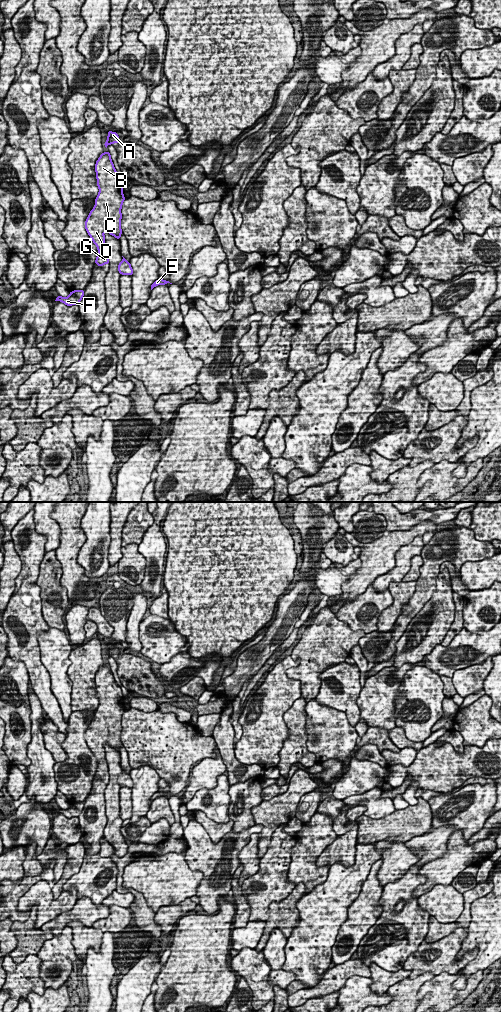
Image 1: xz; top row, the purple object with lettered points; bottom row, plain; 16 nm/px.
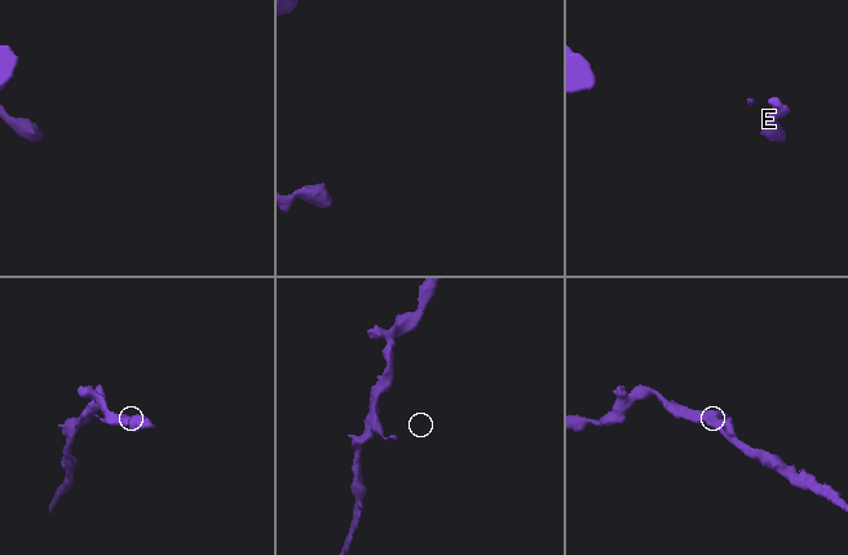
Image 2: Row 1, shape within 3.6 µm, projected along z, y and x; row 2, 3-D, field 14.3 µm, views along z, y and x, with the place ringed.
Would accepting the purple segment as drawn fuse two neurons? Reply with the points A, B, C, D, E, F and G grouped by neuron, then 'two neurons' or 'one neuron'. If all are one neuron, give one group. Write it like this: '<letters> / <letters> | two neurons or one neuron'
A B C D E F G | one neuron

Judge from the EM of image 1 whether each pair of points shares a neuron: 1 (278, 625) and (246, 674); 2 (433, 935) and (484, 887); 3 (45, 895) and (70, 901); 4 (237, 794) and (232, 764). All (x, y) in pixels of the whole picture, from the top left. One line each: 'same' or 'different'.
1: same
2: same
3: same
4: different

